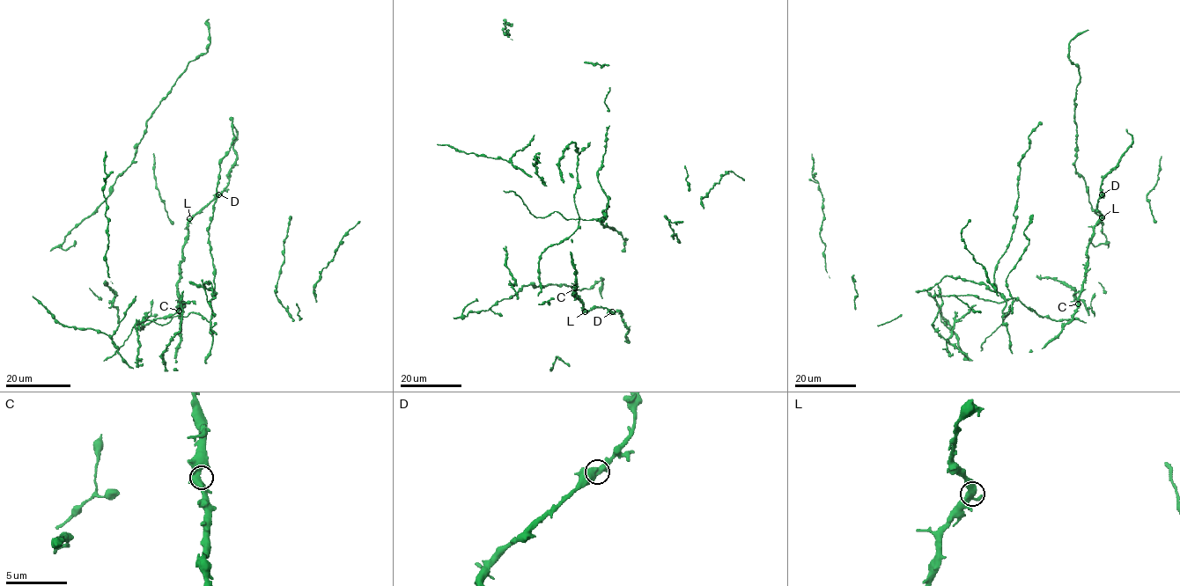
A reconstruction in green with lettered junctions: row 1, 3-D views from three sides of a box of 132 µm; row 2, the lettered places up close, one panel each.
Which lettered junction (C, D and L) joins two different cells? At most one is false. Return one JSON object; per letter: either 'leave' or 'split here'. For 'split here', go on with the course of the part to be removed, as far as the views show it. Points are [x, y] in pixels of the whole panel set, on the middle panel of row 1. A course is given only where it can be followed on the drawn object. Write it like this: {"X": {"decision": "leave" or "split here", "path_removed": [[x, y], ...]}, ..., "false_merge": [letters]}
{"C": {"decision": "leave"}, "D": {"decision": "leave"}, "L": {"decision": "leave"}, "false_merge": []}

